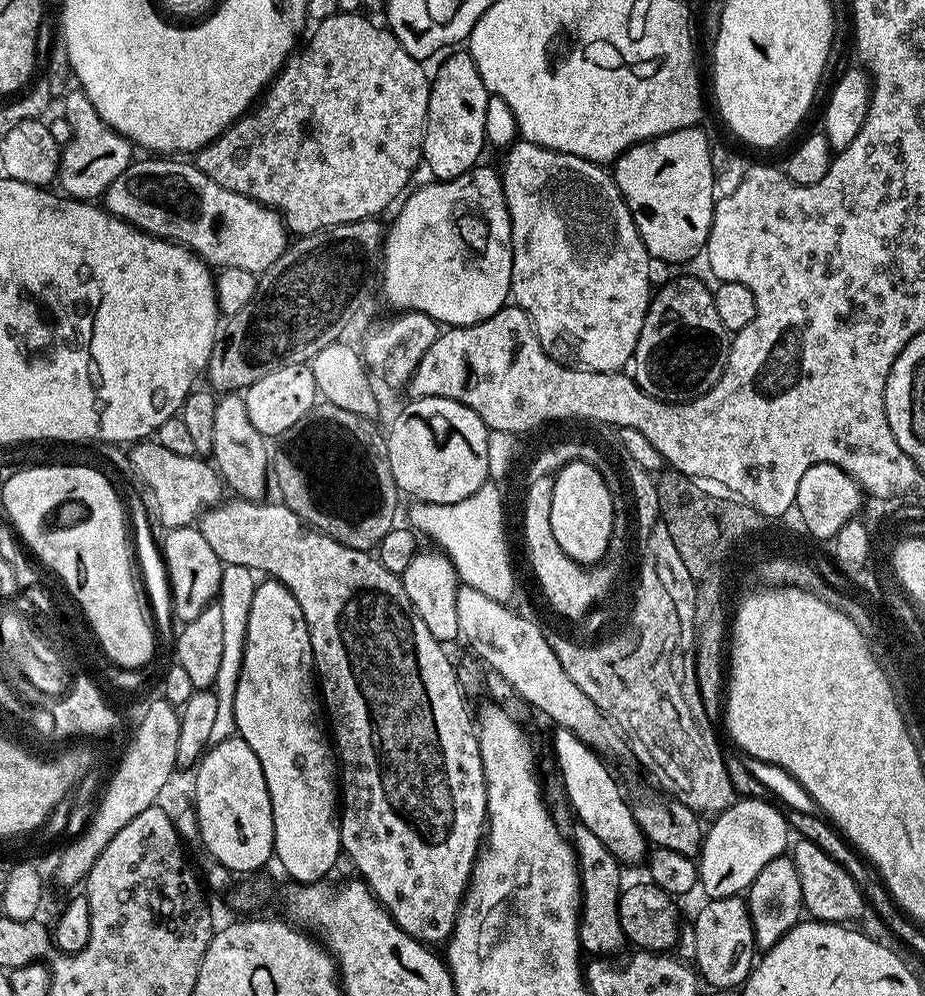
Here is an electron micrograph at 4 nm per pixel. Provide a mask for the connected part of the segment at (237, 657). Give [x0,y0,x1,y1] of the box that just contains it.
[214,564,257,740]

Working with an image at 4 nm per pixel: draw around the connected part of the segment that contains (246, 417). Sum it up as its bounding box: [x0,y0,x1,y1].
[211,394,270,502]

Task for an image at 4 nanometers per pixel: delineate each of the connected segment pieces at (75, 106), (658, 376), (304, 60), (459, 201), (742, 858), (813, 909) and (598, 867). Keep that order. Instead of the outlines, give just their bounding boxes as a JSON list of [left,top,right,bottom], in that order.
[[58,90,134,202],[634,276,730,404],[194,11,432,237],[382,166,512,328],[698,798,790,900],[790,838,866,925],[570,826,626,953]]

